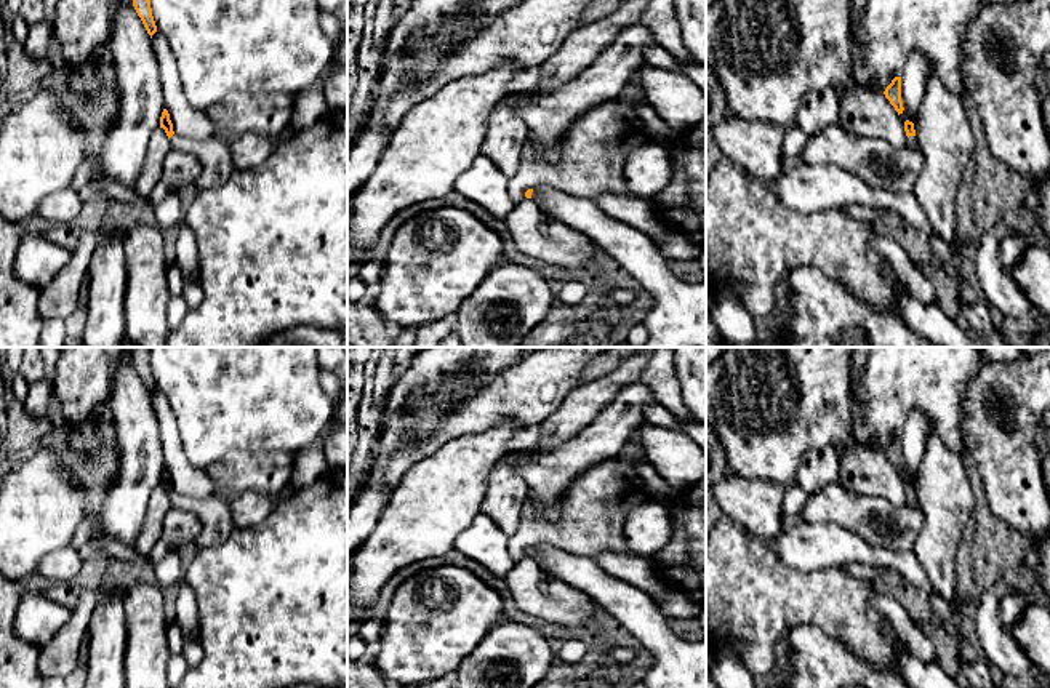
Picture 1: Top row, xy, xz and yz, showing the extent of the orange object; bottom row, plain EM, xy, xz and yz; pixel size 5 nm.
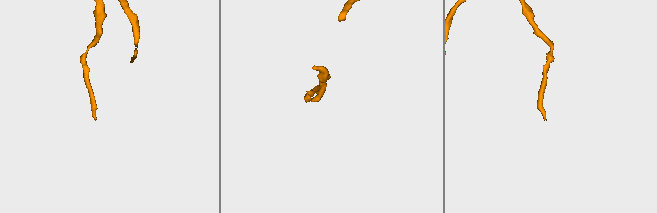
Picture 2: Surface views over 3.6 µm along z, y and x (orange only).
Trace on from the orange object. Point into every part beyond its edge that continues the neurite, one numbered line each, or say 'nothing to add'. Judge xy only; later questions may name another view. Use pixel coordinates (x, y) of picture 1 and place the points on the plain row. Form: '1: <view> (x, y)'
1: xy (216, 520)

